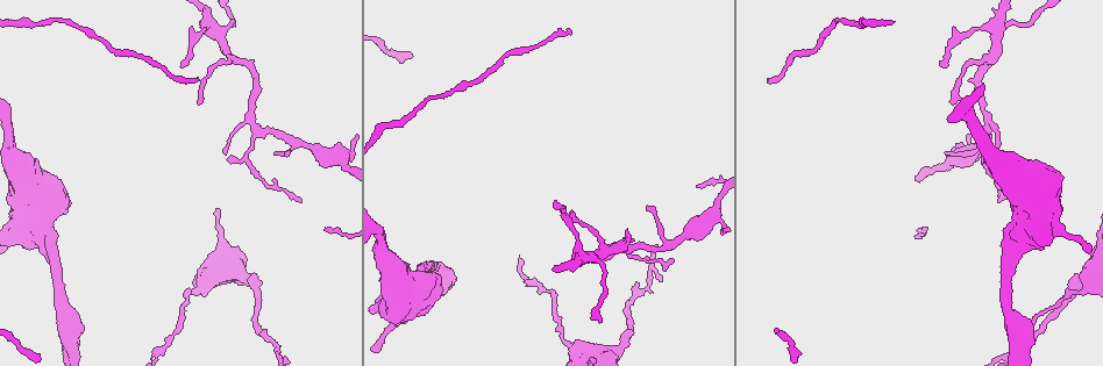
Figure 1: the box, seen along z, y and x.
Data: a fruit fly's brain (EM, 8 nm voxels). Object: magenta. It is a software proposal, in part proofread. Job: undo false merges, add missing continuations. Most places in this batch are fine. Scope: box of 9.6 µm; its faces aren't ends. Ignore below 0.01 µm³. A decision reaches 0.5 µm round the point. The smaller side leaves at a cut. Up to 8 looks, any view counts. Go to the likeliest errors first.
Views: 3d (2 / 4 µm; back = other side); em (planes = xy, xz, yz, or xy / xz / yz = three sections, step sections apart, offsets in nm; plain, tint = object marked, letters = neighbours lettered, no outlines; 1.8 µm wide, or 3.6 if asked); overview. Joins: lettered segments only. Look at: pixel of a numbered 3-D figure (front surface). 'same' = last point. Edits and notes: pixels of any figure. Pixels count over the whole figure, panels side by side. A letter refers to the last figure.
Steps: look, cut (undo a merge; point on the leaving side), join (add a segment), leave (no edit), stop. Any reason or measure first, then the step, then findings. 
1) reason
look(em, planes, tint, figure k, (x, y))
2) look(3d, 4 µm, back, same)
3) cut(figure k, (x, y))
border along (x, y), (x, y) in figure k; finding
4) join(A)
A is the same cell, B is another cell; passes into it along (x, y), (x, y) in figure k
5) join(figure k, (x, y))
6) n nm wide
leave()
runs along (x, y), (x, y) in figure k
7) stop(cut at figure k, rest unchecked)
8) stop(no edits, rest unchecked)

narrows sharply
look(em, planes, tint, figure 1, (581, 253))

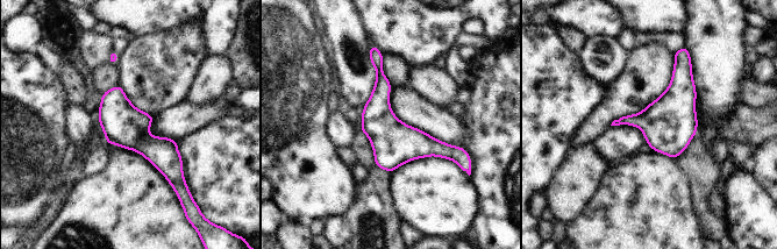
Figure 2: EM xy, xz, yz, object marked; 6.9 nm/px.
look(em, planes, letters, same)

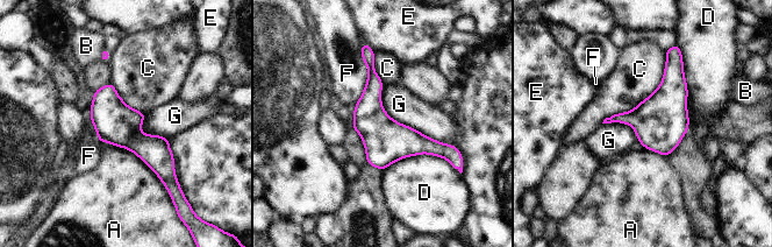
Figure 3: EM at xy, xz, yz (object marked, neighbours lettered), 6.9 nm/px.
leave()
A, B, C, D, E, F and G are other cells; runs along (370, 55), (372, 111), (444, 155) in figure 3; one cell here

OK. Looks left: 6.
abrupt turn
look(em, xy, step 4, tint, figure 1, (259, 132))

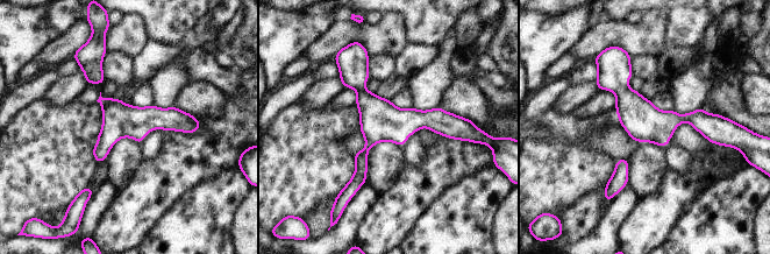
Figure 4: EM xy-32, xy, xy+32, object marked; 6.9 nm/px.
see the neighbours
look(em, xy, step 4, letters, same)

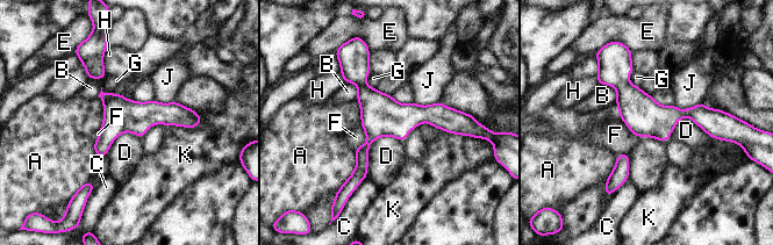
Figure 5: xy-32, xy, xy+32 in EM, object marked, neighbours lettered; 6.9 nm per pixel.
240 nm wide
leave()
A, B, C, D, E, F, G, H, J and K are other cells; runs along (600, 73), (650, 114), (720, 116) in figure 5; all the same cell

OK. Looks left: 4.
tapers out
look(em, yz, step 4, letters, figure 1, (182, 66))

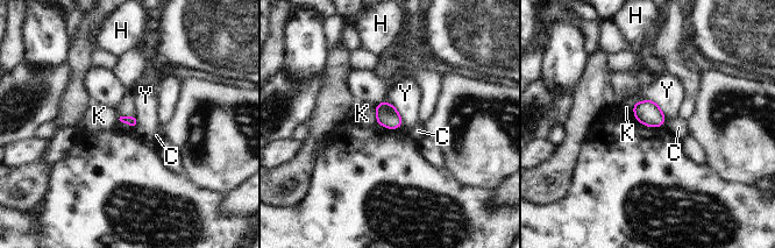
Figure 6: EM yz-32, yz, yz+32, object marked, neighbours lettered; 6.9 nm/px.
leave()
C, H, K and Y are other cells; none of them fits

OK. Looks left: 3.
stop(no edits, rest unchecked)

